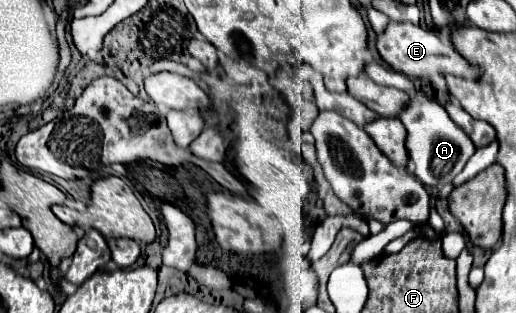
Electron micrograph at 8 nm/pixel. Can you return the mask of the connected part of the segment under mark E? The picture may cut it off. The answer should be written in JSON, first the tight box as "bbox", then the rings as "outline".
{"bbox":[376,21,476,77],"outline":[[[390,21],[384,29],[384,33],[380,33],[376,37],[376,49],[380,53],[380,57],[394,69],[400,71],[408,77],[428,77],[430,71],[434,73],[456,73],[462,77],[474,77],[476,71],[472,69],[472,65],[468,65],[448,43],[442,43],[434,33],[424,31],[420,25],[408,23],[408,21]]]}

